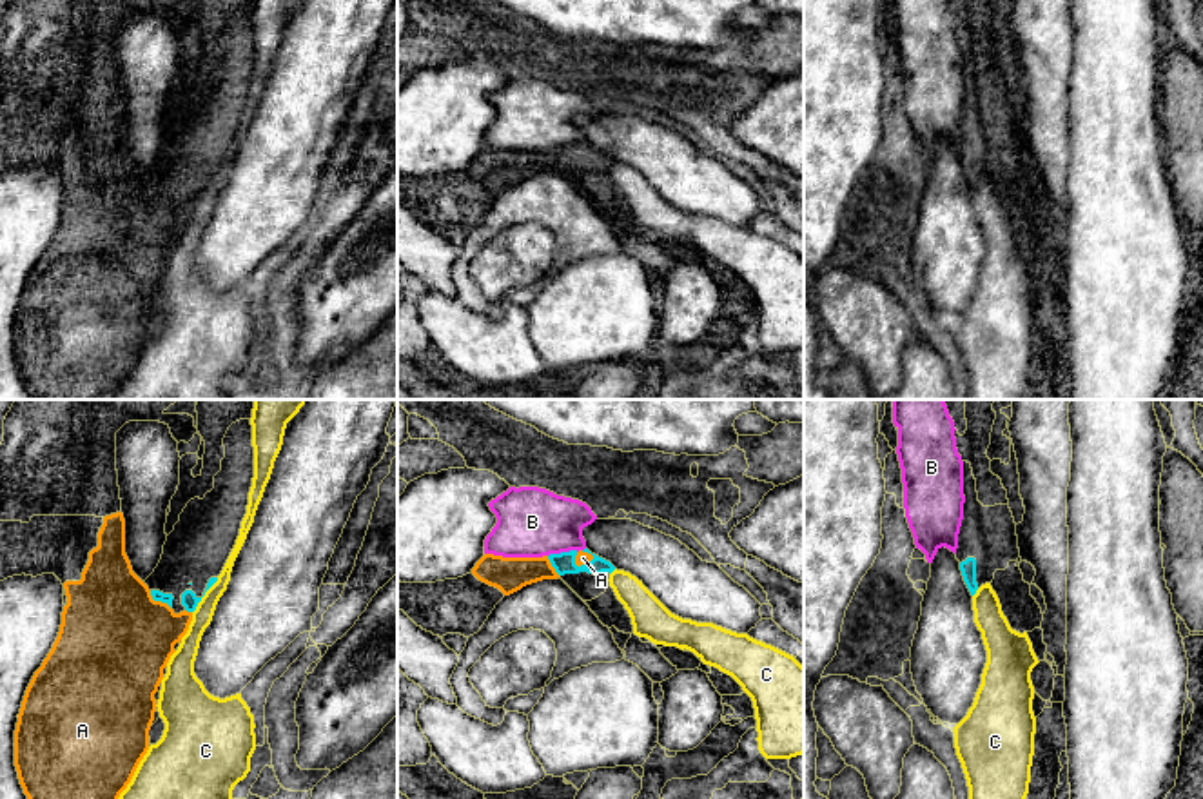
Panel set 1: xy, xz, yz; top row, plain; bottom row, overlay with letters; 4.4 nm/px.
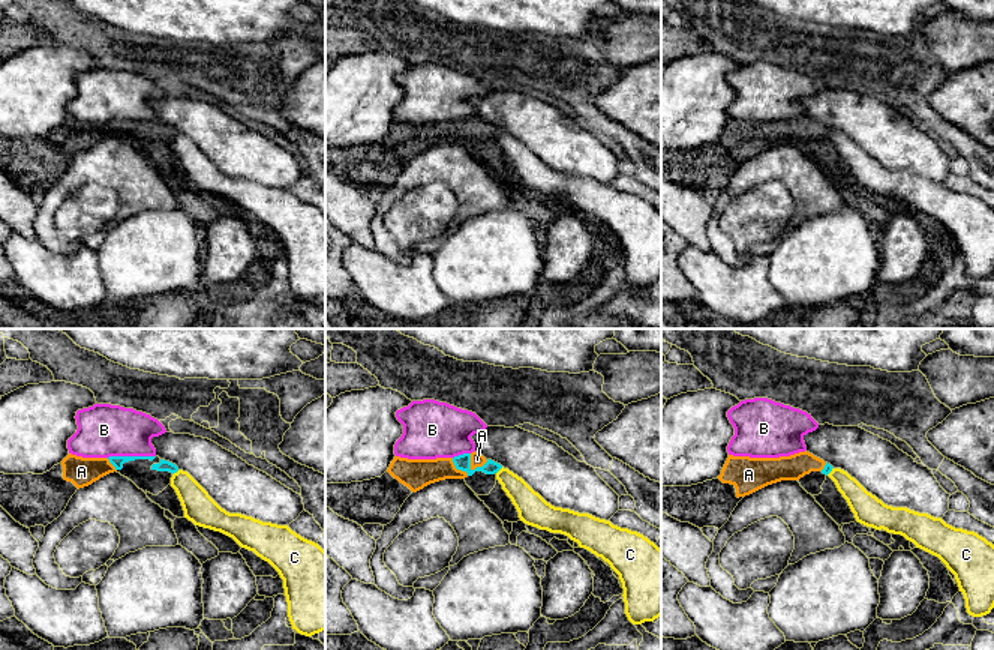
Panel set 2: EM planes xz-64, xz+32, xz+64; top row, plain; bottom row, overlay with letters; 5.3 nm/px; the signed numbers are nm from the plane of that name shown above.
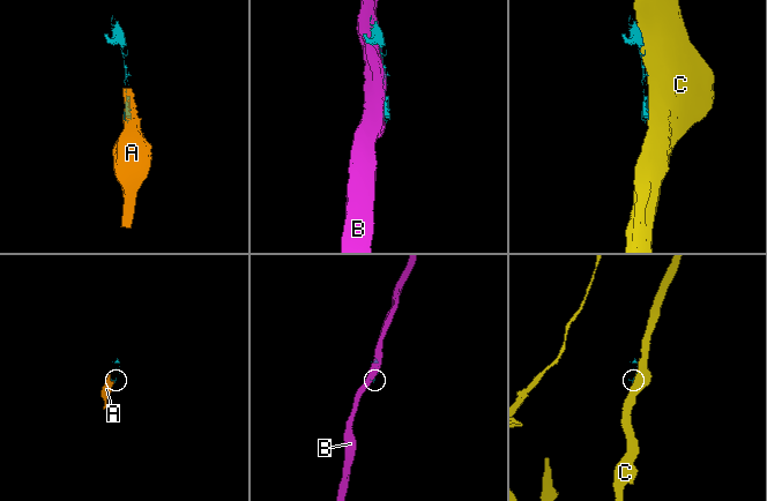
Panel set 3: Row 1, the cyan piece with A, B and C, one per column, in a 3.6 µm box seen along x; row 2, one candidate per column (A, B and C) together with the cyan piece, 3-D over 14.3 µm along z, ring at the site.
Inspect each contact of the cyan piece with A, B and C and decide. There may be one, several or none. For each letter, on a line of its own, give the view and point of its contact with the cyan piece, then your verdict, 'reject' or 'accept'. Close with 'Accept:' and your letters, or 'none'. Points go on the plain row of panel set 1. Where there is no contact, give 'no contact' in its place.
A: xz (583, 158) | accept
B: xz (563, 146) | reject
C: xy (204, 187) | reject
Accept: A

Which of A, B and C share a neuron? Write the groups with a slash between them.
A / B / C

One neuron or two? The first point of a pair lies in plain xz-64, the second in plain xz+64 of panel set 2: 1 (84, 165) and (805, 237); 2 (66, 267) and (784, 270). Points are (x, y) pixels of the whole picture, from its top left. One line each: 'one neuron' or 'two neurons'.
1: two neurons
2: two neurons

